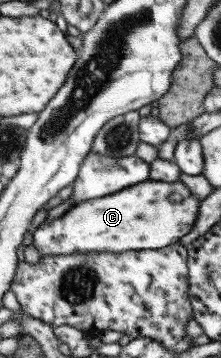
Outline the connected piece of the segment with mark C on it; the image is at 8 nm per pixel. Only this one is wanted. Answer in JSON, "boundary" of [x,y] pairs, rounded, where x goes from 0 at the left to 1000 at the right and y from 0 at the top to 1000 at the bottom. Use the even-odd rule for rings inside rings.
{"boundary":[[[670,497],[652,508],[493,542],[484,550],[430,553],[321,575],[258,612],[145,634],[140,687],[172,698],[186,718],[389,704],[534,707],[570,698],[724,696],[801,679],[824,659],[851,654],[878,628],[900,564],[855,542],[855,531],[814,506],[710,508]]]}

